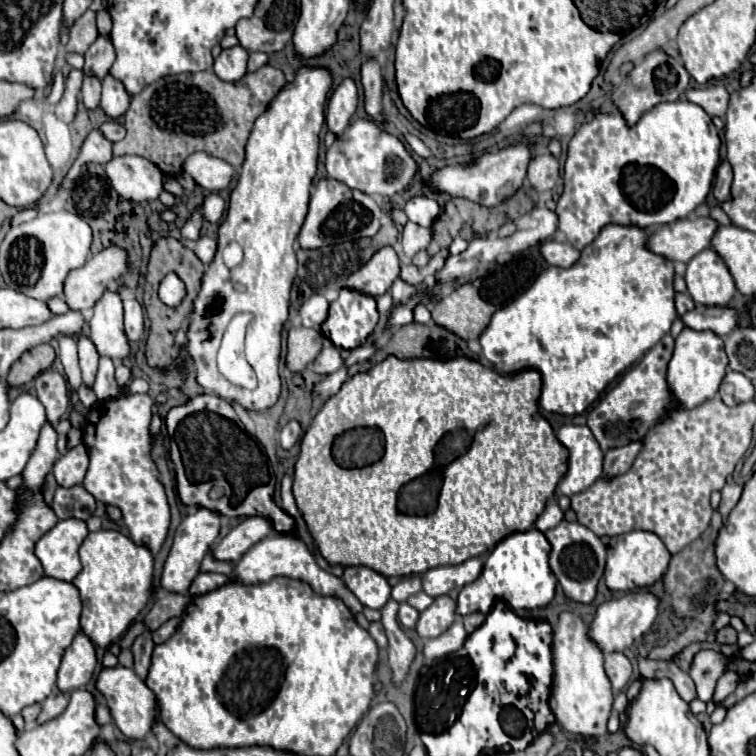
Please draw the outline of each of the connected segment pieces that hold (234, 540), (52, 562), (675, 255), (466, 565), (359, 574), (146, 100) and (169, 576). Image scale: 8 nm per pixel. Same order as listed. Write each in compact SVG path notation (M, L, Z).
M248 517L212 549L212 557L216 561L236 563L254 543L268 537L270 533L272 525L266 517Z
M78 519L58 521L48 533L44 533L36 543L36 557L44 567L44 575L60 581L72 581L82 569L78 547L86 535L86 523Z
M710 217L678 219L678 223L656 227L648 235L646 247L668 261L688 263L696 253L710 247L716 227L718 223Z
M474 557L464 561L462 565L450 565L450 567L436 567L436 569L428 569L422 575L422 589L430 595L430 597L440 597L446 595L450 589L454 587L464 587L468 583L472 583L474 579L478 579L478 575L482 573L482 559Z
M346 567L342 579L364 607L382 609L390 599L390 585L386 577L370 567Z
M264 65L252 73L252 87L248 87L244 81L224 83L212 71L162 77L156 83L146 85L138 95L130 99L130 109L124 115L124 125L128 133L122 141L114 143L114 155L140 155L152 161L164 175L178 175L182 171L184 159L194 151L206 151L208 155L214 155L234 167L240 167L244 161L244 147L252 123L260 113L266 111L266 107L270 105L274 95L284 87L284 83L284 73L270 65Z
M194 507L182 519L182 523L176 527L174 543L172 543L172 549L170 549L168 559L164 563L164 571L162 571L162 587L164 589L176 591L176 593L188 591L192 579L200 571L202 559L206 557L206 553L210 551L210 547L214 545L218 533L220 533L220 519L222 519L222 515L218 515L218 511L210 511L206 507Z

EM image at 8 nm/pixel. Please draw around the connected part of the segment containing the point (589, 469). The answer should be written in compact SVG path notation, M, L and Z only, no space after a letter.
M564 425L556 437L568 449L568 471L560 479L558 491L568 497L582 493L602 475L600 445L586 425Z

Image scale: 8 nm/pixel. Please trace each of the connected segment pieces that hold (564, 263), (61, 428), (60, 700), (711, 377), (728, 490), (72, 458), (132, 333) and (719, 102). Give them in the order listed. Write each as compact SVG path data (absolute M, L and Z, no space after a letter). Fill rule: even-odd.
M558 241L542 243L540 251L542 251L542 257L548 261L548 265L562 267L562 269L578 263L578 255L580 255L580 251L574 249L570 243L558 243Z
M62 421L56 425L56 431L58 431L58 451L60 455L66 453L66 433L70 431L70 421Z
M54 689L52 695L42 703L42 713L38 715L38 723L58 717L66 707L68 707L68 697L60 689Z
M684 329L676 341L674 341L674 353L672 359L668 363L668 371L666 371L666 381L668 381L668 389L672 393L672 399L676 401L676 407L680 411L684 409L694 409L698 405L702 405L704 401L712 399L718 391L722 377L726 375L726 353L722 349L722 339L716 337L710 331L692 331L692 329Z
M728 483L728 485L722 489L722 503L720 503L720 507L718 507L718 511L722 513L722 517L726 517L726 515L732 511L732 507L738 503L740 495L742 495L742 487L736 485L736 483Z
M80 443L54 463L54 477L60 487L74 487L84 481L88 469L88 451Z
M124 297L124 331L128 341L145 340L144 334L144 315L142 315L142 307L136 299L128 299Z
M708 85L708 87L696 87L686 89L686 99L700 105L710 117L724 119L726 107L728 107L728 91L724 85Z

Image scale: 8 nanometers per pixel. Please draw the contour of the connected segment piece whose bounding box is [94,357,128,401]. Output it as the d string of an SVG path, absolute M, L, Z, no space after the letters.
M100 357L100 367L98 367L98 375L96 375L96 383L94 383L94 393L100 401L104 399L112 399L118 397L122 393L128 393L128 389L120 389L114 381L114 361L110 357Z

